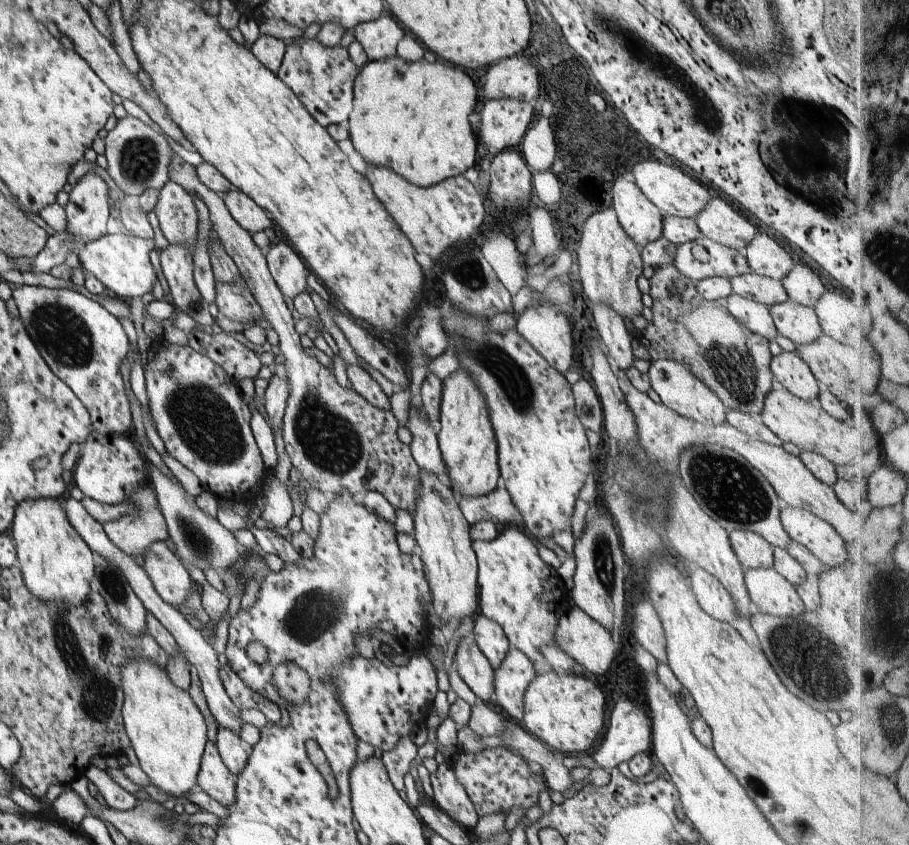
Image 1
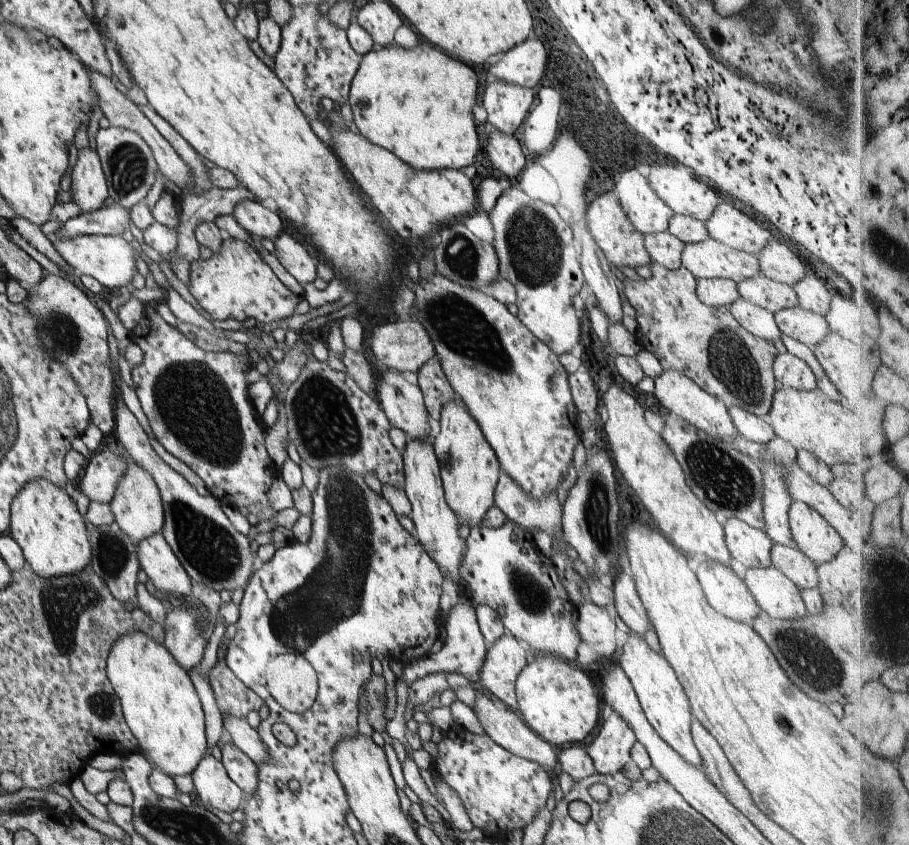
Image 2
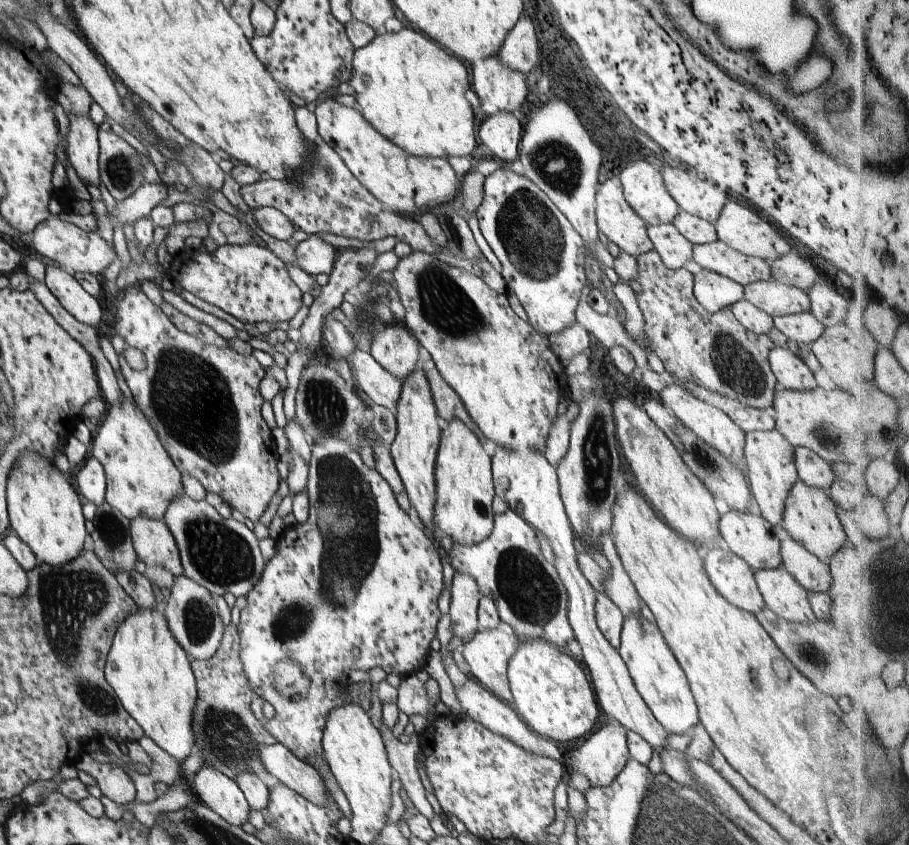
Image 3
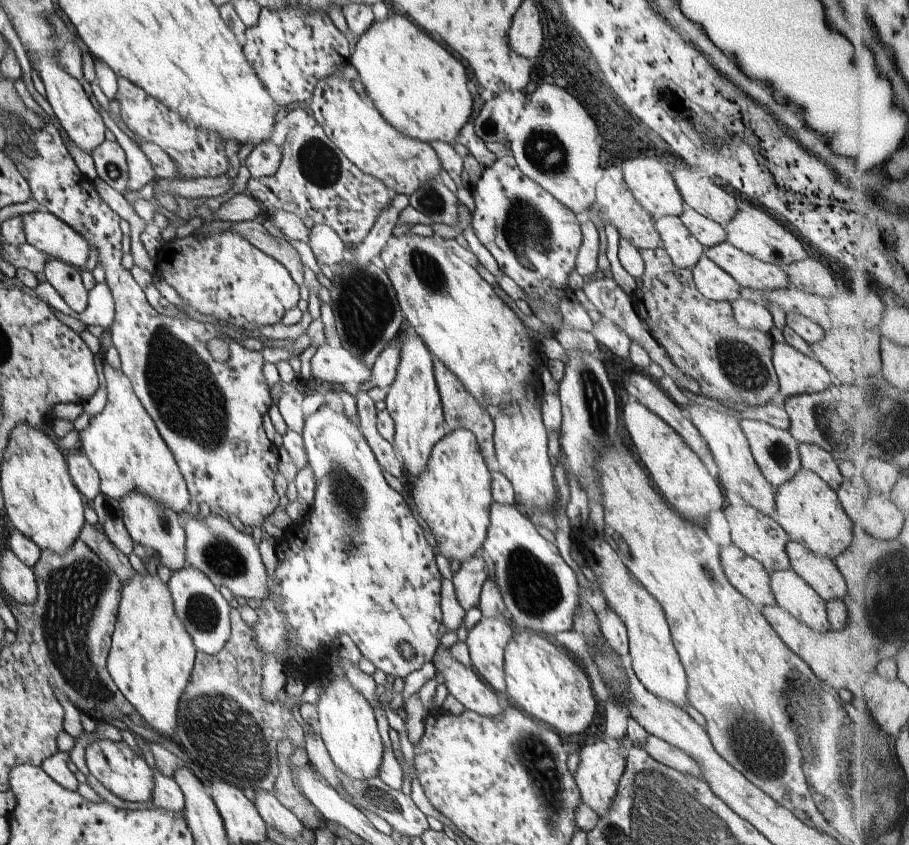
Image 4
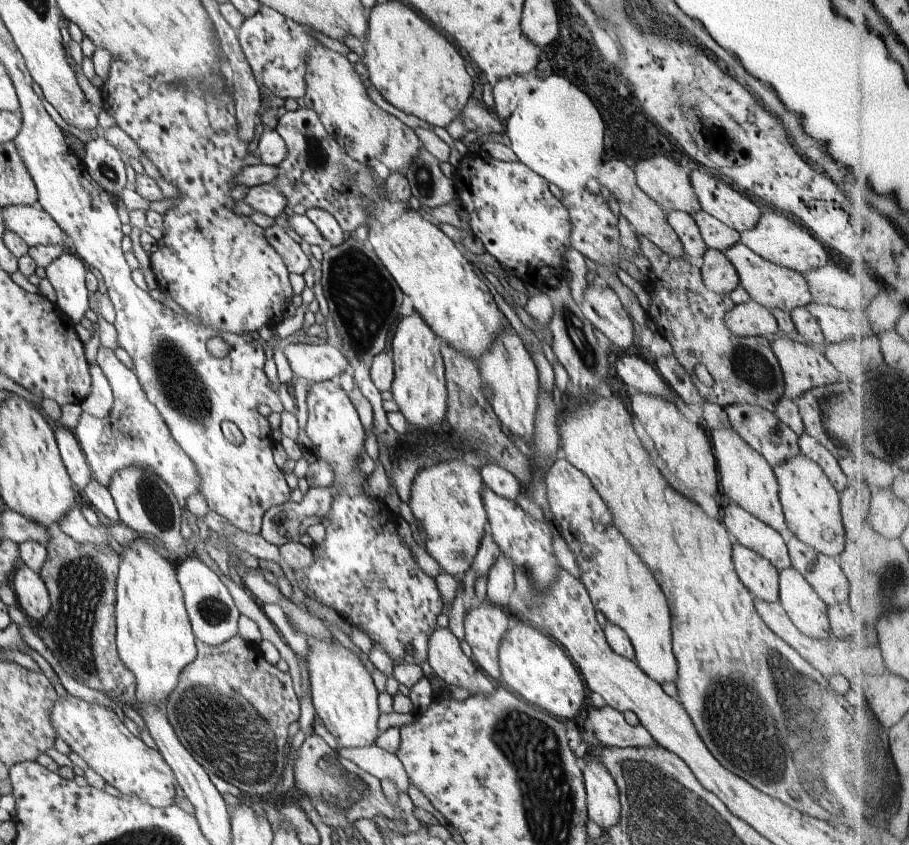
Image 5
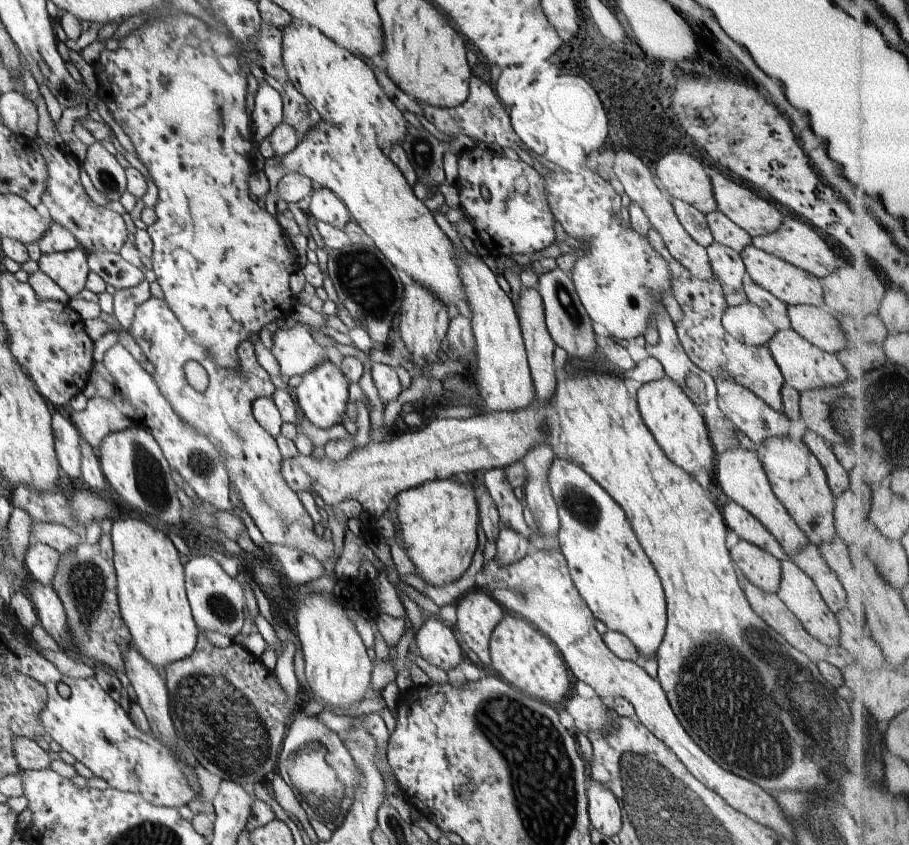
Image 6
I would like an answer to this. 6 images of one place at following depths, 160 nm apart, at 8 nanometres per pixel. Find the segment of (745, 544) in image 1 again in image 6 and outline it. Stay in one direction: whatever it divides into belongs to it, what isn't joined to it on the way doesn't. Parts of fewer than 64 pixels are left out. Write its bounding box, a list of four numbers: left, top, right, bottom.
[722,500,788,560]

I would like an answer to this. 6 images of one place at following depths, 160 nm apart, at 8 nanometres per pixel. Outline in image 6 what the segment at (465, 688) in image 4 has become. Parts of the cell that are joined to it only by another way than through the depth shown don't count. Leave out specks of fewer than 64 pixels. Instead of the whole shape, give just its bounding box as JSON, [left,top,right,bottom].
[415,618,463,672]

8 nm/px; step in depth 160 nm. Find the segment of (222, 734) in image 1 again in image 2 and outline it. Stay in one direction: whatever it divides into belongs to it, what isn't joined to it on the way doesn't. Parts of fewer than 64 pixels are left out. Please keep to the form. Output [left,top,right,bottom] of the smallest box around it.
[222,737,259,797]

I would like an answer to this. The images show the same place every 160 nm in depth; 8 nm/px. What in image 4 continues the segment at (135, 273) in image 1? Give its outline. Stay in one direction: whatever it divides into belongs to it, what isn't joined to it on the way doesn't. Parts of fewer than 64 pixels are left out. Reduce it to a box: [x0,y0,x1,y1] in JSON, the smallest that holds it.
[20,211,90,270]

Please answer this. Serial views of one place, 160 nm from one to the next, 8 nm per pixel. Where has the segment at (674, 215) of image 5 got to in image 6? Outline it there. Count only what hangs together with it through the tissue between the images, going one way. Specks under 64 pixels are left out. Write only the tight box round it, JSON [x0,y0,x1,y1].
[670,198,715,248]

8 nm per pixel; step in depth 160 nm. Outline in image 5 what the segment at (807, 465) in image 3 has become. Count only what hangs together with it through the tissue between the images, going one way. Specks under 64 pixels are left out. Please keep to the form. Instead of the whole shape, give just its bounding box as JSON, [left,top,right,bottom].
[799,433,850,493]

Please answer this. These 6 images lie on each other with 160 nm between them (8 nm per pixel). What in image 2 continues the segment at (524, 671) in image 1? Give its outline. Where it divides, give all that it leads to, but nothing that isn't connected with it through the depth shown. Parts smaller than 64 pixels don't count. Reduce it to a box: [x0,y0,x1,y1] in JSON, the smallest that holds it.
[478,632,526,711]

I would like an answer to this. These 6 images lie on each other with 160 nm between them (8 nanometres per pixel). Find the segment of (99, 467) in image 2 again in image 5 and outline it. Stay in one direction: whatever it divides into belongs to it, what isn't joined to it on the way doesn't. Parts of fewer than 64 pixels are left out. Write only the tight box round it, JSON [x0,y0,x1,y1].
[55,425,93,490]

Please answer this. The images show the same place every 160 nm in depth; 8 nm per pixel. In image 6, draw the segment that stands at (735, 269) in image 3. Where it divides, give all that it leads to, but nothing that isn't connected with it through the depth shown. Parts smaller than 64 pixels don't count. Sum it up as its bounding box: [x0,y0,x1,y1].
[739,244,825,308]

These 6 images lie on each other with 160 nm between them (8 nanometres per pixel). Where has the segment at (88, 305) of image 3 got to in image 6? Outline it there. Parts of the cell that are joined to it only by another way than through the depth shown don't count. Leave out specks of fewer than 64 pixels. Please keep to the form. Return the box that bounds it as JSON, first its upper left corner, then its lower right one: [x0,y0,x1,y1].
[38,246,90,299]

